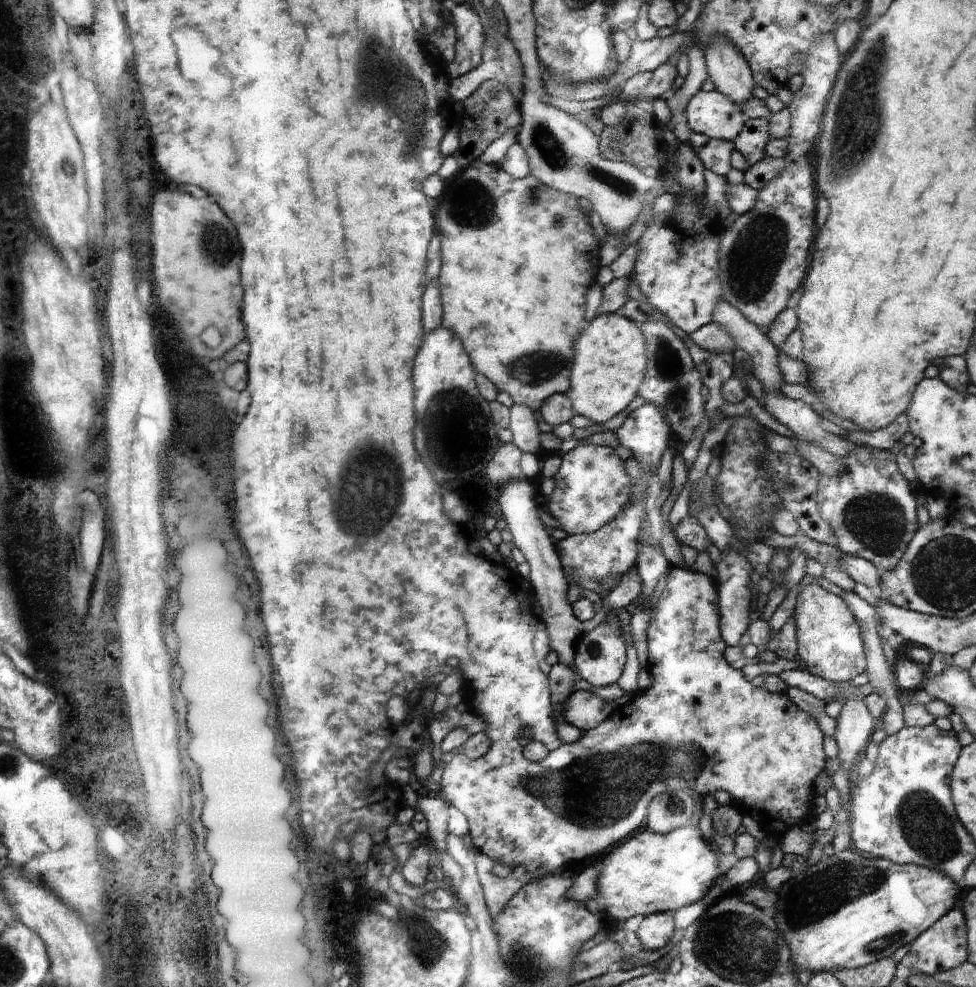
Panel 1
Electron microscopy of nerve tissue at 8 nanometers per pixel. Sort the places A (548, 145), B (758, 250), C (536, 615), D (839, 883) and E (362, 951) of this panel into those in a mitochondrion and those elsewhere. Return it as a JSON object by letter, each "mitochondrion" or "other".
{"A":"mitochondrion","B":"mitochondrion","C":"other","D":"mitochondrion","E":"other"}

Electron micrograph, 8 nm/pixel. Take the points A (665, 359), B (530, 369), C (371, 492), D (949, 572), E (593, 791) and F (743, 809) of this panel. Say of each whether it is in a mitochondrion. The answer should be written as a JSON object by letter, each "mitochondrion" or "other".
{"A":"mitochondrion","B":"mitochondrion","C":"mitochondrion","D":"mitochondrion","E":"mitochondrion","F":"other"}

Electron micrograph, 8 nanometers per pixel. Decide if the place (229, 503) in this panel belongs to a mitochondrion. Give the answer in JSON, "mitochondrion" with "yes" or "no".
{"mitochondrion":"no"}

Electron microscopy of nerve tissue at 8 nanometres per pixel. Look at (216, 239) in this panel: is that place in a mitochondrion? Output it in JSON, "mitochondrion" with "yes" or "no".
{"mitochondrion":"yes"}

